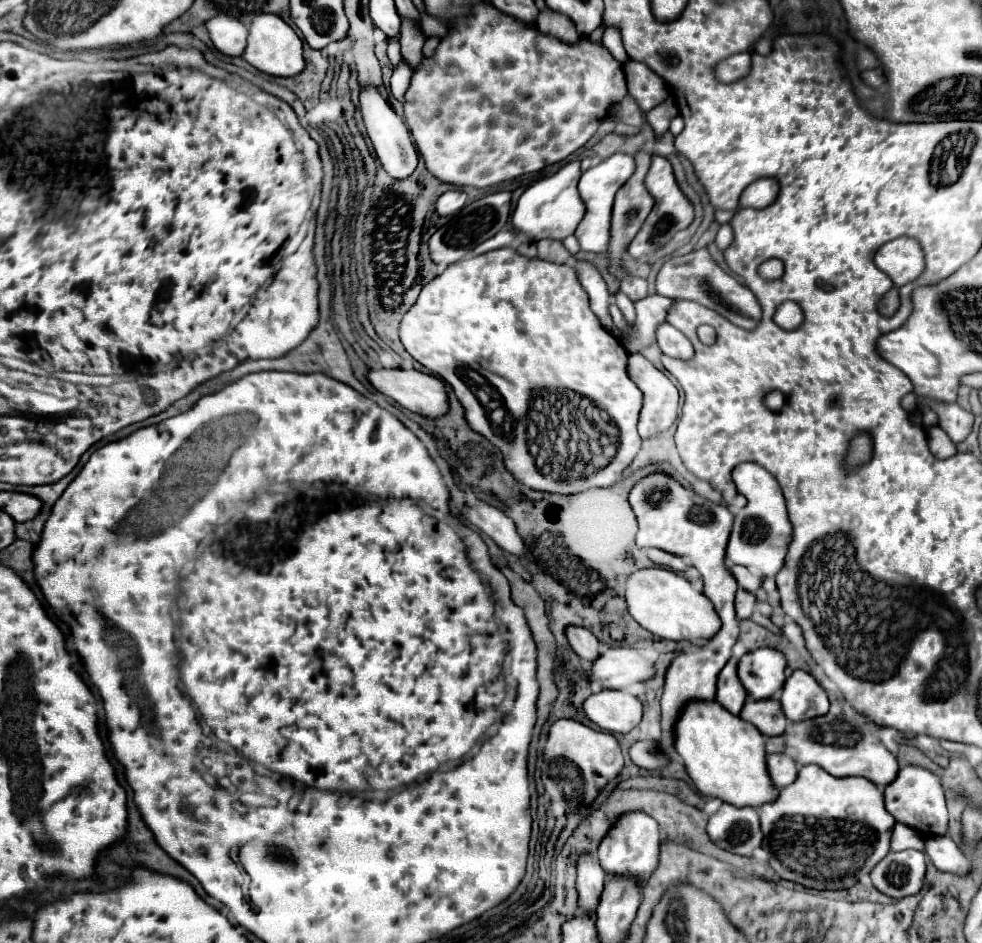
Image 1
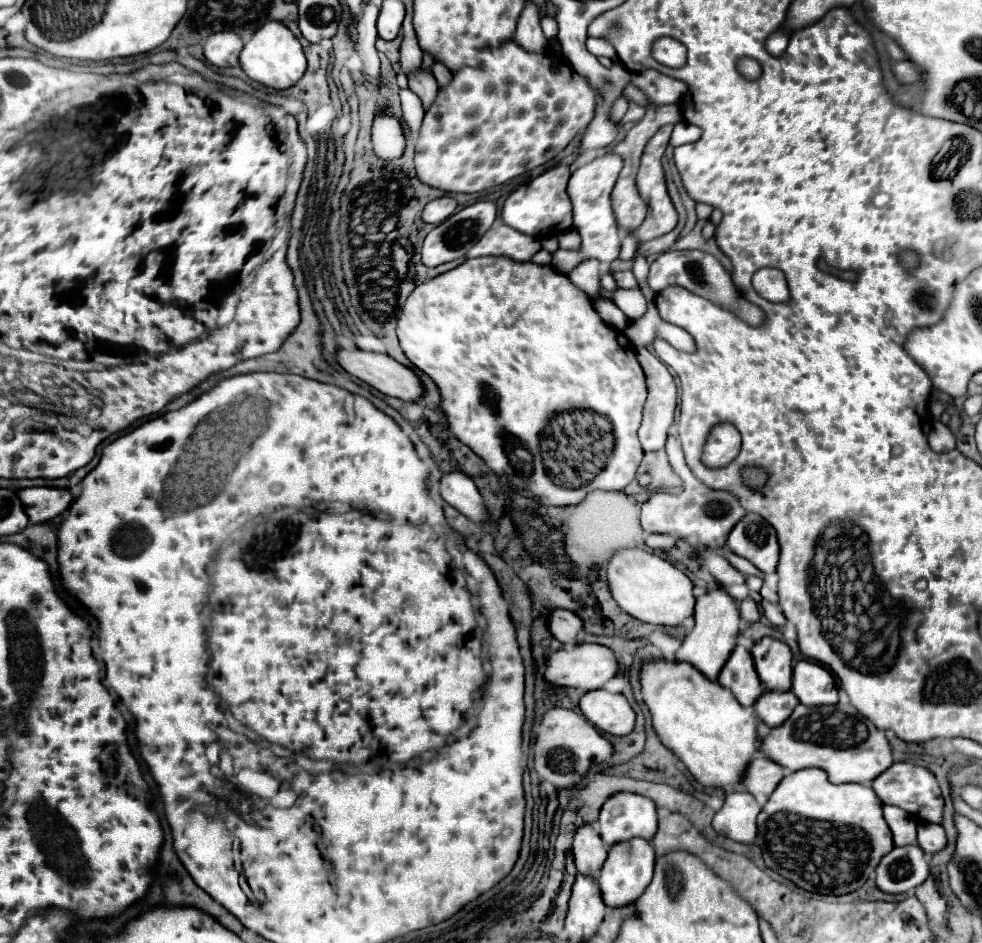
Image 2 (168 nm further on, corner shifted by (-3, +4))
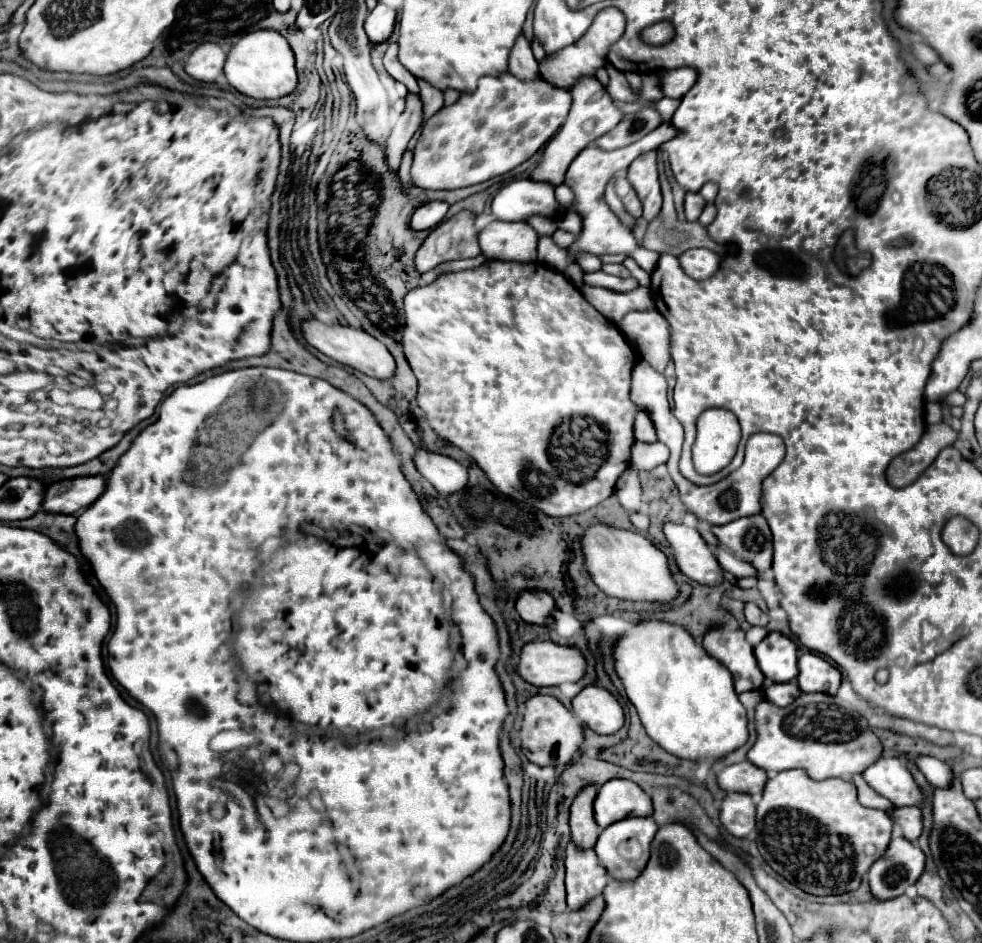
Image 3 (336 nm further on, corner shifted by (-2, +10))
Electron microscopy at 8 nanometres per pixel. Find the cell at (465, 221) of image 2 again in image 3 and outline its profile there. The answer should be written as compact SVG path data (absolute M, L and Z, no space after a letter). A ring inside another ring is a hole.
M460 212L436 226L416 252L416 270L424 274L442 262L478 256L480 246L474 220L472 212Z

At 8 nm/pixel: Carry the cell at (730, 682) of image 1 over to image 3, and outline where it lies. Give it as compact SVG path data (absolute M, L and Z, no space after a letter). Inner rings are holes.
M718 626L704 634L702 644L708 654L712 654L732 672L738 694L758 690L764 684L764 674L758 668L752 646L744 638L744 630L726 630Z

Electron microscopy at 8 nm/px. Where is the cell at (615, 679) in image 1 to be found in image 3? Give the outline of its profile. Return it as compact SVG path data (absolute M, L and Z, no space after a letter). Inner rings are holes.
M534 640L522 646L520 660L516 664L516 674L534 686L560 686L564 682L576 682L586 672L586 660L578 648L558 646L550 640Z

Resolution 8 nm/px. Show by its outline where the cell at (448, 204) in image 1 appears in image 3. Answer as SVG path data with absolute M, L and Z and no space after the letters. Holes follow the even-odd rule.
M428 202L412 214L410 226L412 230L432 230L446 218L446 212L448 212L446 202Z

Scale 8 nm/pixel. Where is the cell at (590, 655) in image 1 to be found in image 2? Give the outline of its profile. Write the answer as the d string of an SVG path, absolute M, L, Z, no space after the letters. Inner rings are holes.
M553 610L549 616L549 630L559 642L577 646L577 634L583 630L583 620L569 610Z

